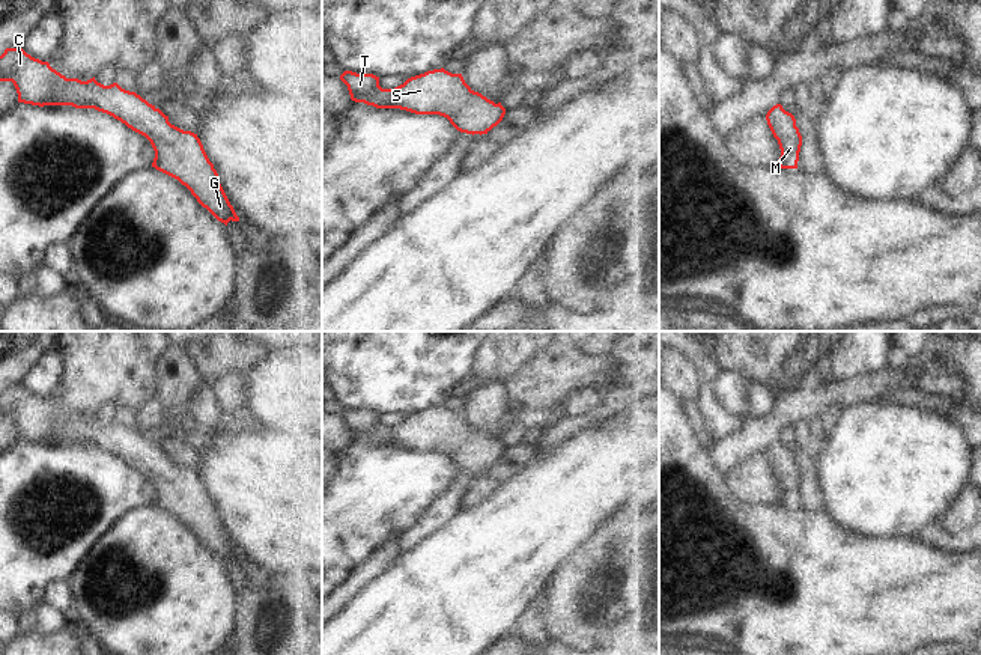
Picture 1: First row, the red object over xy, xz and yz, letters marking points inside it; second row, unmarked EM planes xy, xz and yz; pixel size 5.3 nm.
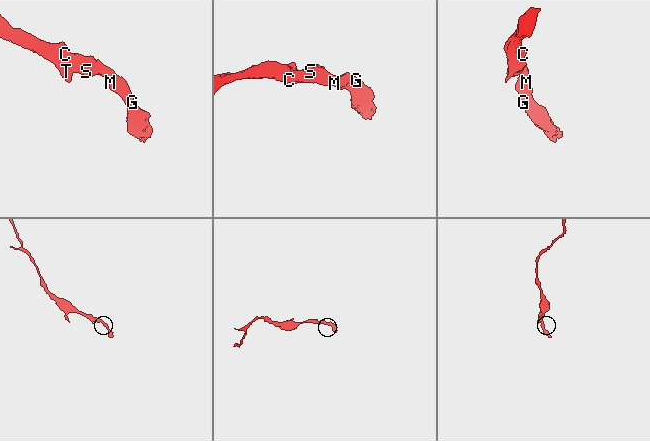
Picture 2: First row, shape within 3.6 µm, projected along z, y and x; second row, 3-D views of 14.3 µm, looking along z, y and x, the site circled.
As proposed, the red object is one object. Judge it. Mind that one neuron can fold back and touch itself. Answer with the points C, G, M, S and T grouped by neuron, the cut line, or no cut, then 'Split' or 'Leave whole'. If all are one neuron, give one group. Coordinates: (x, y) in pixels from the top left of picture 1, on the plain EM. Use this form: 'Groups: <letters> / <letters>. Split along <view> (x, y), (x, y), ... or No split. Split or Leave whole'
Groups: C G M S T. No split. Leave whole

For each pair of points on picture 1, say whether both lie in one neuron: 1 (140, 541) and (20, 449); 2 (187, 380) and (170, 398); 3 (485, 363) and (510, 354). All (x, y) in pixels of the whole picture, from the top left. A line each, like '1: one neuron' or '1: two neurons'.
1: two neurons
2: one neuron
3: one neuron

